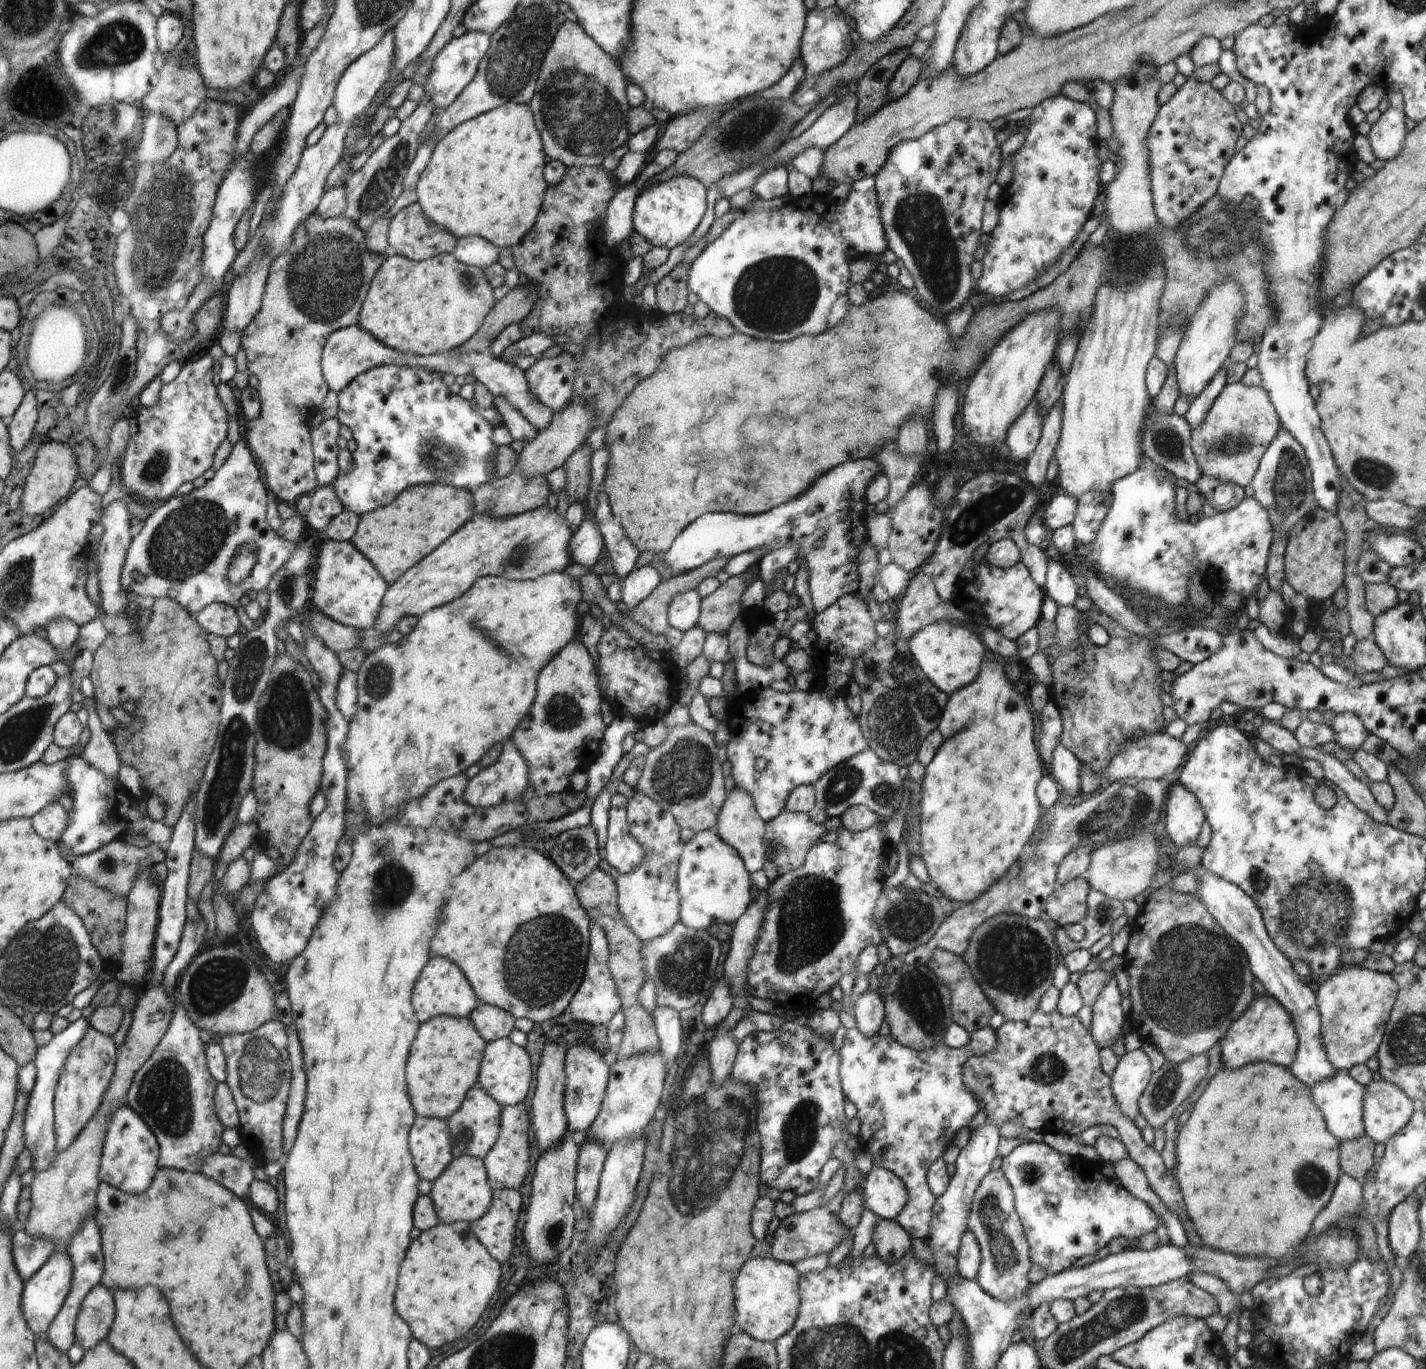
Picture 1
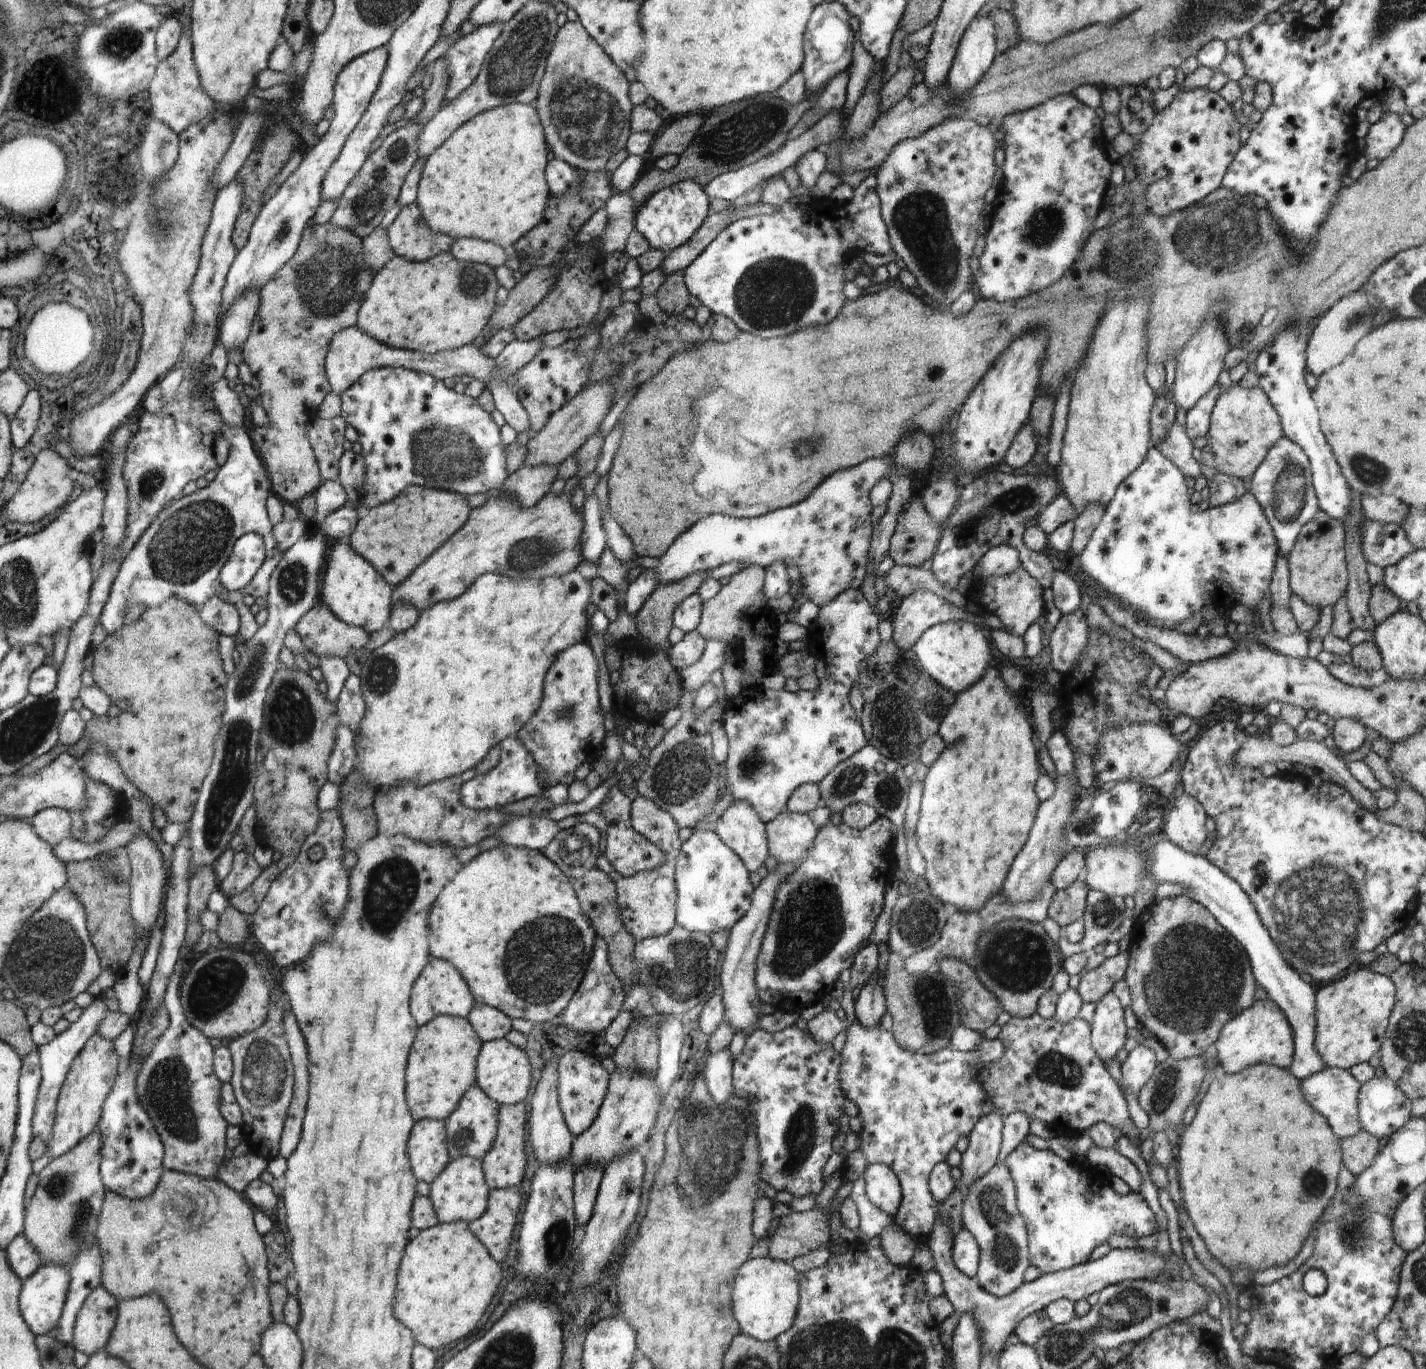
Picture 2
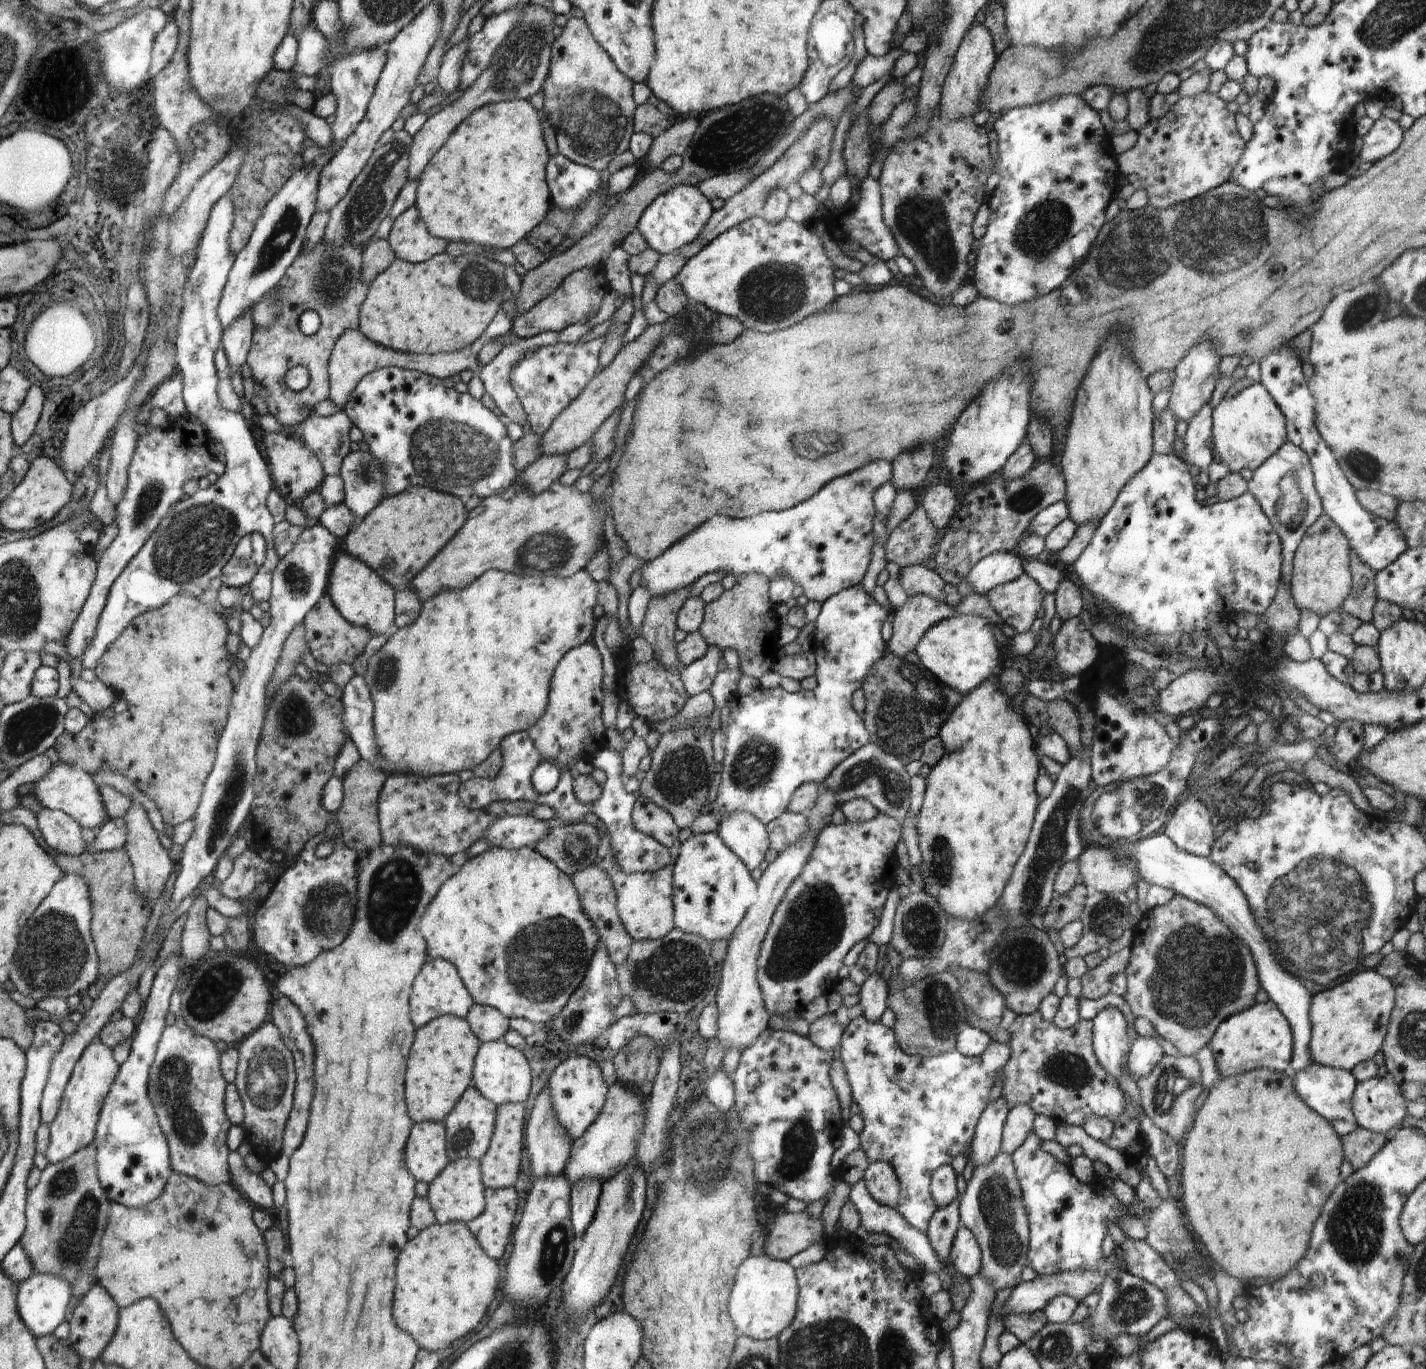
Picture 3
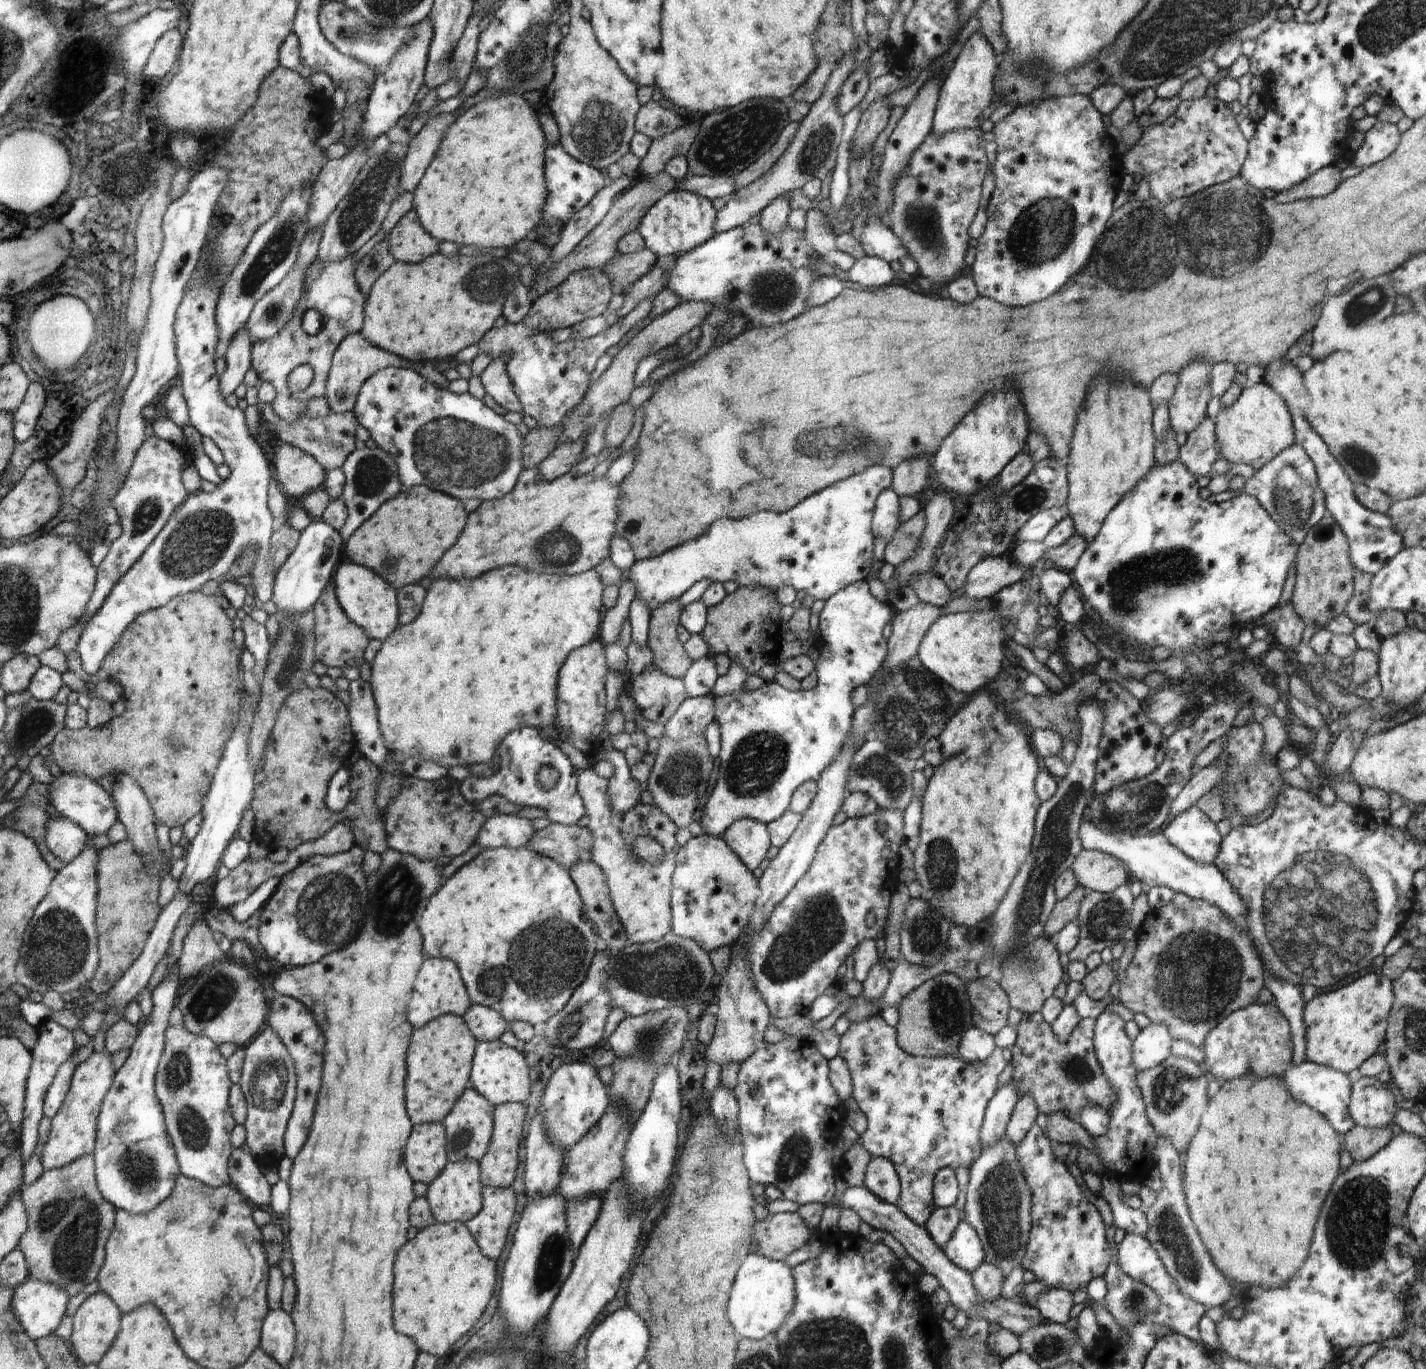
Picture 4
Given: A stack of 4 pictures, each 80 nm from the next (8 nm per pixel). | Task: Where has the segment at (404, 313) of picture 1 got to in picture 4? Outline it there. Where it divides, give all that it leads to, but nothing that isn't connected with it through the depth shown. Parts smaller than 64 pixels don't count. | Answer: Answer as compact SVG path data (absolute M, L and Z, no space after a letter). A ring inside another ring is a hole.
M438 252L422 263L394 261L372 285L367 293L361 332L373 345L387 349L396 356L404 357L419 365L456 357L460 350L478 343L491 330L494 320L503 314L502 306L513 291L519 278L520 266L511 258L474 253L471 256L443 255Z

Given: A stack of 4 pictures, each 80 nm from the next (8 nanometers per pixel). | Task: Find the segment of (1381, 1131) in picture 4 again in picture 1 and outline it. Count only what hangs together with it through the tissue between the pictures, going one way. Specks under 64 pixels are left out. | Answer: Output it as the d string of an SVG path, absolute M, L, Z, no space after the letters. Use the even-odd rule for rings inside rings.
M1366 1134L1362 1135L1359 1139L1339 1141L1339 1163L1341 1166L1341 1172L1355 1178L1358 1182L1363 1183L1365 1181L1366 1173L1374 1164L1374 1146L1376 1146L1376 1143Z

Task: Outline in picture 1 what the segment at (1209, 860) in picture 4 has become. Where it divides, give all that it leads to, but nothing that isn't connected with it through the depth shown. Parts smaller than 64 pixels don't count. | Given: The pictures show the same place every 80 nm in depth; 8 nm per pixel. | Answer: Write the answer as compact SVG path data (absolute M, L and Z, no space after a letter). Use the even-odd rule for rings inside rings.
M1182 783L1169 786L1164 829L1179 849L1196 844L1205 814L1198 799Z

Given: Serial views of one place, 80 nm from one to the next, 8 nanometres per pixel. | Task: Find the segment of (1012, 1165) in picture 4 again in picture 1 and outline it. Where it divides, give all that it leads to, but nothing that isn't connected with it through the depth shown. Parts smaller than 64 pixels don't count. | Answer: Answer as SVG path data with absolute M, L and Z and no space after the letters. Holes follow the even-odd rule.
M1000 1169L991 1171L979 1184L967 1224L982 1249L982 1264L976 1279L979 1287L992 1298L1007 1303L1026 1295L1030 1289L1030 1280L1026 1278L1031 1259L1031 1254L1028 1254L1029 1241L1015 1211L1014 1189Z

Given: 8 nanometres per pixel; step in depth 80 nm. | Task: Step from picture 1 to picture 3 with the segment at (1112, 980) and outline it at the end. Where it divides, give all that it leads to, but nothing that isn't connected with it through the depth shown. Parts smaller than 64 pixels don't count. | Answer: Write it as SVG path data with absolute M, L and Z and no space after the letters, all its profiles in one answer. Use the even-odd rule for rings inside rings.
M1114 1006L1104 1007L1092 1020L1094 1024L1094 1049L1104 1069L1121 1081L1122 1060L1131 1048L1128 1044L1128 1024Z

